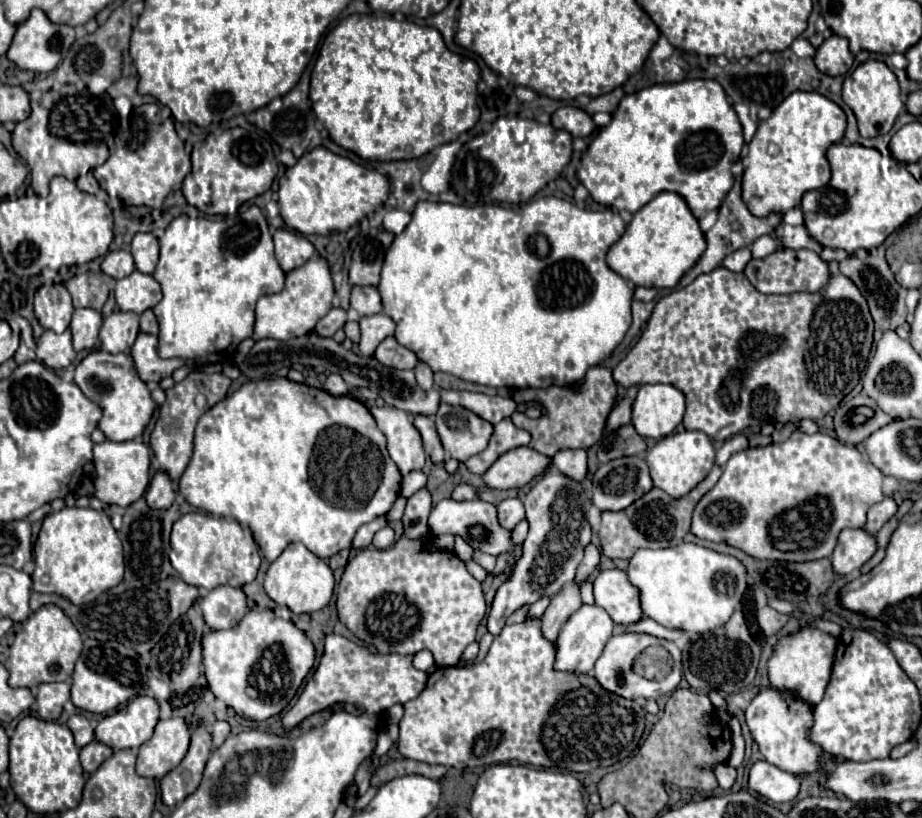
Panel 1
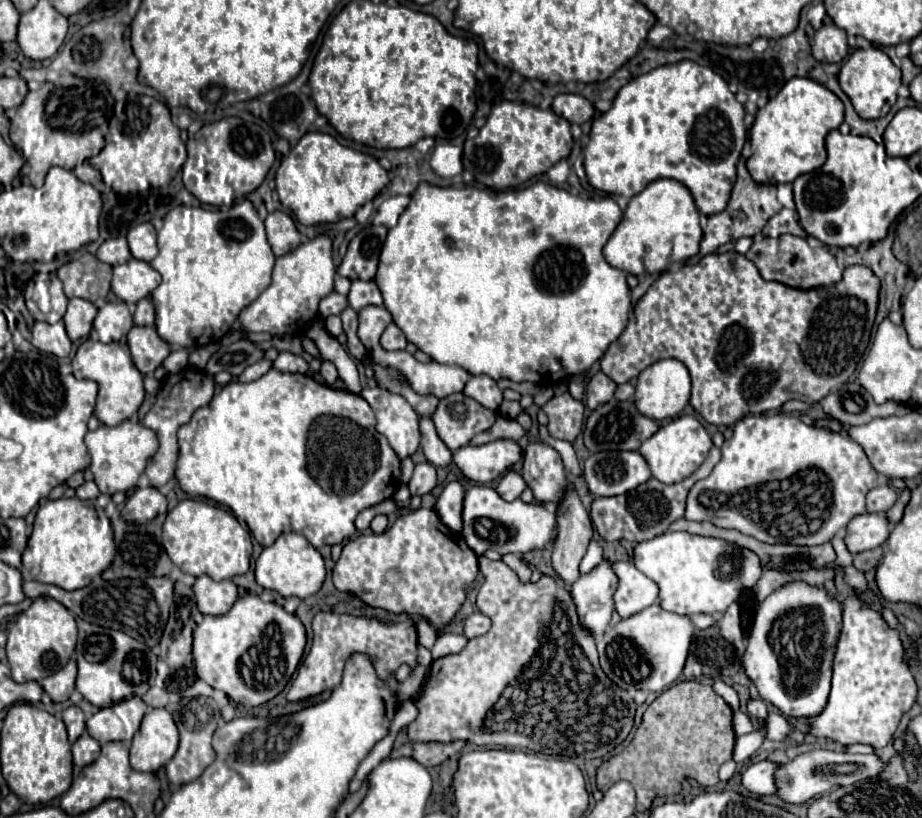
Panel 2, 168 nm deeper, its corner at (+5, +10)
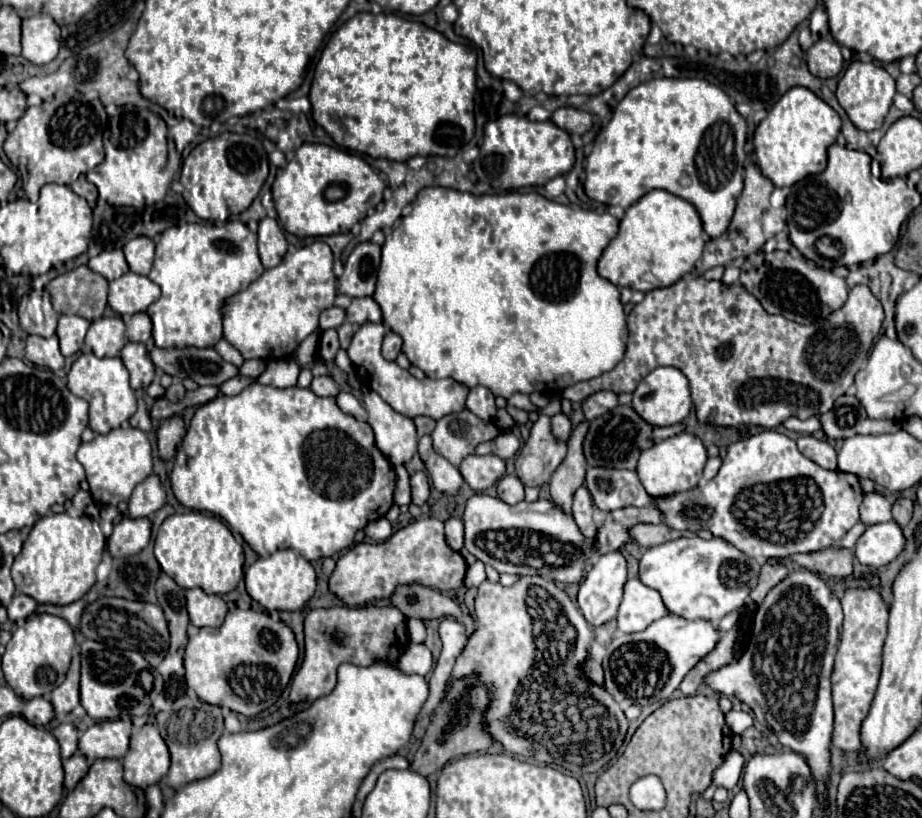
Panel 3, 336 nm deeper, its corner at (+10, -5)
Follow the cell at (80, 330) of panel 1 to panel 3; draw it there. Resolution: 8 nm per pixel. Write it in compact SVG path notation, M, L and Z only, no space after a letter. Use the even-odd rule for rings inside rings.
M60 316L56 334L60 338L60 348L62 348L64 356L72 356L72 354L76 354L82 348L88 328L90 328L90 322L86 318Z

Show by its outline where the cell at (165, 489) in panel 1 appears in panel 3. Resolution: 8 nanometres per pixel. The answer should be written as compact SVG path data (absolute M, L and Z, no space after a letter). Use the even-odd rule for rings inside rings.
M122 518L110 536L108 552L114 558L138 554L150 542L152 522L148 518Z

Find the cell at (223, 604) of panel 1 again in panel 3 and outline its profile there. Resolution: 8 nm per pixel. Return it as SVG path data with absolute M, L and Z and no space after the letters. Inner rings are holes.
M202 588L186 590L186 608L190 614L190 622L200 628L220 628L228 612L226 602L220 596L210 596L202 592Z

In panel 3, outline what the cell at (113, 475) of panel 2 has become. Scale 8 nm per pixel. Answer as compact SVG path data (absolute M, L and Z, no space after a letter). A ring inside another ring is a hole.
M116 428L110 430L108 434L98 434L92 442L80 444L76 458L86 470L94 502L108 506L118 506L120 502L128 502L136 484L140 484L152 472L154 464L150 440L138 428Z

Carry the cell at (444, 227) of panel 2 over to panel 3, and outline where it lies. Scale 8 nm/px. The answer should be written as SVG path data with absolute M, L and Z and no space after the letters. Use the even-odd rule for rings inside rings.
M440 186L424 188L418 192L416 200L412 202L412 212L400 218L392 234L386 236L386 242L382 244L382 264L378 270L374 300L382 308L384 324L392 332L398 332L398 336L402 336L404 340L402 352L408 356L408 360L414 366L424 370L428 378L454 378L460 384L466 384L468 388L486 386L490 388L494 396L504 396L504 398L510 398L516 392L524 392L524 394L548 392L550 380L552 380L552 394L558 394L566 386L596 378L612 370L624 356L628 330L626 330L626 314L620 302L620 292L614 284L600 278L596 272L598 258L602 250L608 246L608 242L616 236L616 232L618 232L618 220L612 214L570 208L570 206L546 200L544 196L536 192L472 196L468 192L458 192L458 190L440 188ZM550 272L552 272L552 300L550 300L550 280L548 280Z

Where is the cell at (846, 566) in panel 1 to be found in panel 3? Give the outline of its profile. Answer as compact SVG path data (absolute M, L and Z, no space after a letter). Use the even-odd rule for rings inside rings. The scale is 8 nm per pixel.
M882 522L868 526L866 532L858 538L854 556L860 564L878 568L892 562L904 548L904 534L900 526L892 522Z

